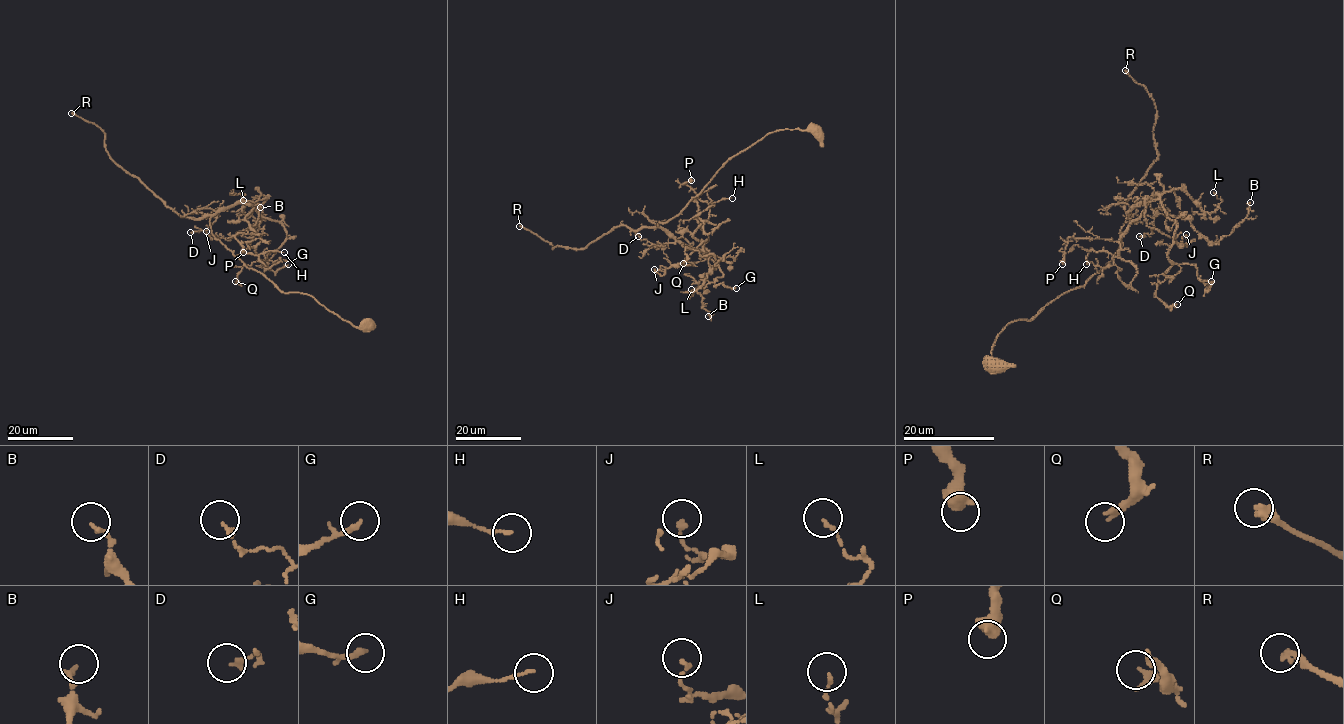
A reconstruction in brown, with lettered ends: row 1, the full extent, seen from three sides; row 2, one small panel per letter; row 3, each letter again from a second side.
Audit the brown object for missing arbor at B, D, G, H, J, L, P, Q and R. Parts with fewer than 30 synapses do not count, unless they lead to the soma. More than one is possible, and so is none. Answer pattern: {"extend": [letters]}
{"extend": ["R"]}

